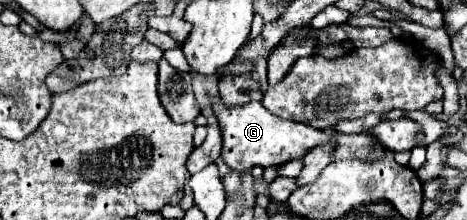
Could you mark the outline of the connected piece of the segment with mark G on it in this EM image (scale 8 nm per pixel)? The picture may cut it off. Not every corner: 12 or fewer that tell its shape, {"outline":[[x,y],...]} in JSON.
{"outline":[[256,100],[212,106],[222,160],[246,172],[302,158],[326,130],[270,114]]}

